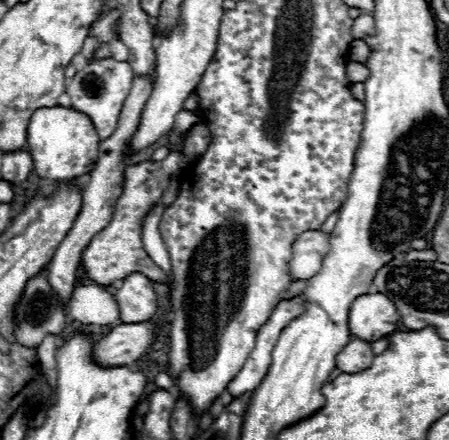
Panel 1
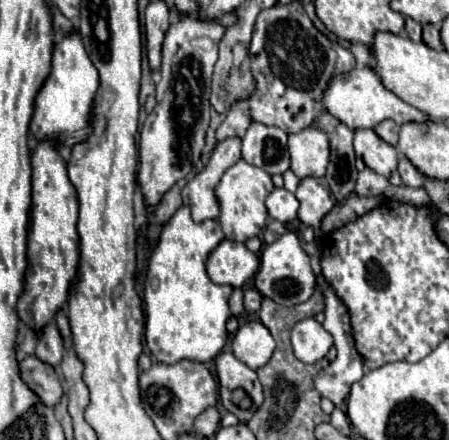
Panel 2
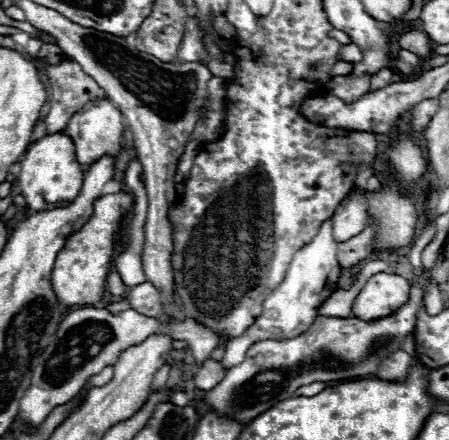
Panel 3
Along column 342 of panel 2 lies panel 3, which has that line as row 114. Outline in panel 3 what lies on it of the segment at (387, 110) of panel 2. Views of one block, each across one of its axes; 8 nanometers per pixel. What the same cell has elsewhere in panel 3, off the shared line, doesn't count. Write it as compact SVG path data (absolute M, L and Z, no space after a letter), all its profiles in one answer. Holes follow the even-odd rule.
M102 98L100 102L90 102L88 108L76 112L76 116L72 116L72 120L68 122L68 128L64 130L76 146L76 158L80 164L90 166L94 164L100 156L104 154L114 154L120 148L120 140L122 140L122 112L106 98Z

